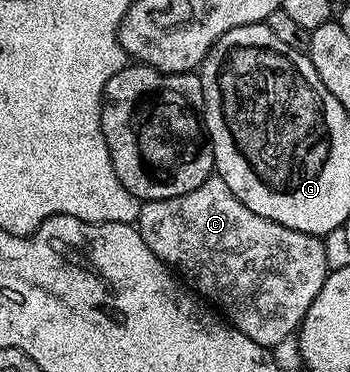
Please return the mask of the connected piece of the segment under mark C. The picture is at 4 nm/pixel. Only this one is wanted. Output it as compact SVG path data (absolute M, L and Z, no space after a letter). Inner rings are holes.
M210 176L207 180L203 180L203 184L199 184L199 188L195 188L195 192L187 192L183 196L144 203L135 225L143 236L143 240L147 240L147 248L151 248L151 252L155 256L159 256L159 260L163 260L170 270L180 275L206 303L214 302L214 304L209 304L212 304L224 315L229 325L239 332L243 332L243 336L251 336L251 340L255 340L255 344L266 348L274 348L273 346L287 341L288 338L290 341L296 335L307 308L311 308L311 300L315 300L315 296L319 296L319 288L323 288L325 277L329 275L331 269L329 258L325 255L325 246L321 243L324 241L318 235L295 232L295 228L283 228L283 224L275 224L275 220L267 220L263 216L258 216L256 212L251 212L251 208L247 208L247 204L239 201L235 196L235 192L231 192L231 188L227 188L227 184L223 184L223 180L216 176Z

